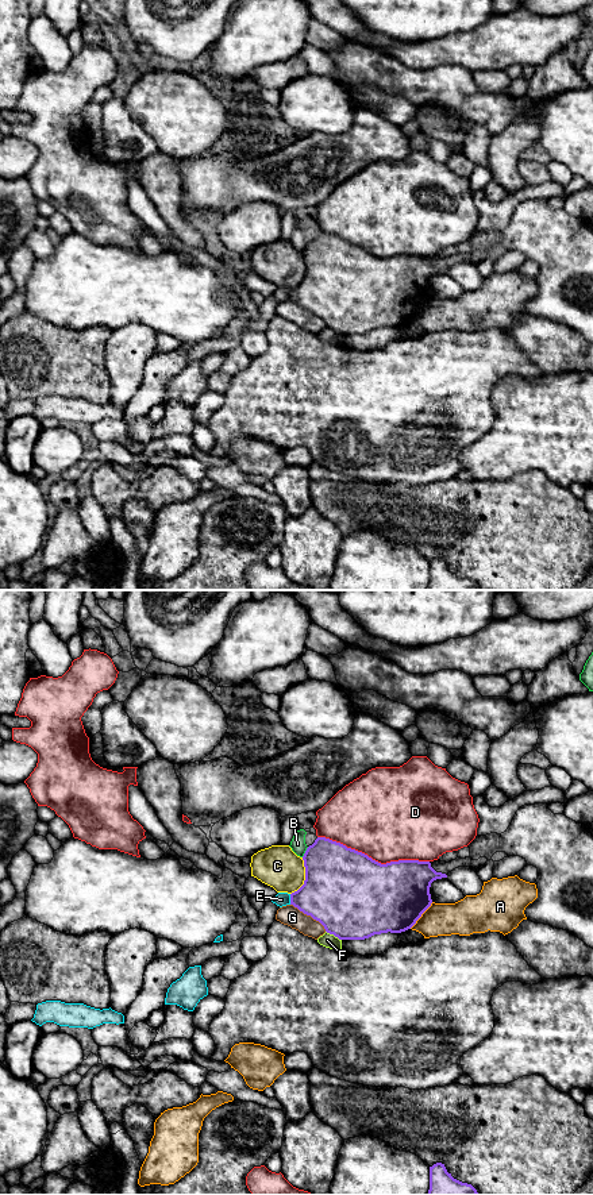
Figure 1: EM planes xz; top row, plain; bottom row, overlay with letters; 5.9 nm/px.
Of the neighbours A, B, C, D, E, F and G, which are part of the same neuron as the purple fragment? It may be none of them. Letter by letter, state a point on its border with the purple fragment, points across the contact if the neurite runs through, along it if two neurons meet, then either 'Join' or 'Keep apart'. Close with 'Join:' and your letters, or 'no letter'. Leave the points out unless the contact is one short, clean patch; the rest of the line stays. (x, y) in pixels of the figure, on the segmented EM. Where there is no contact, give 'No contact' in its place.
A: Touches purple at xz (420, 916). Keep apart
B: Touches purple at xz (305, 852). Boundary: xz (308, 847), (301, 856). Keep apart
C: Touches purple at xz (305, 877). Keep apart
D: Touches purple at xz (372, 859). Keep apart
E: Touches purple at xz (291, 899). Boundary: xz (289, 894), (291, 904). Keep apart
F: Touches purple at xz (334, 935). Keep apart
G: Touches purple at xz (310, 914). Keep apart
Join: no letter

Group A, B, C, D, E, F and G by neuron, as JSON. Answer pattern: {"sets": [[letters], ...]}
{"sets": [["A"], ["B"], ["C", "D"], ["E"], ["F"], ["G"]]}

